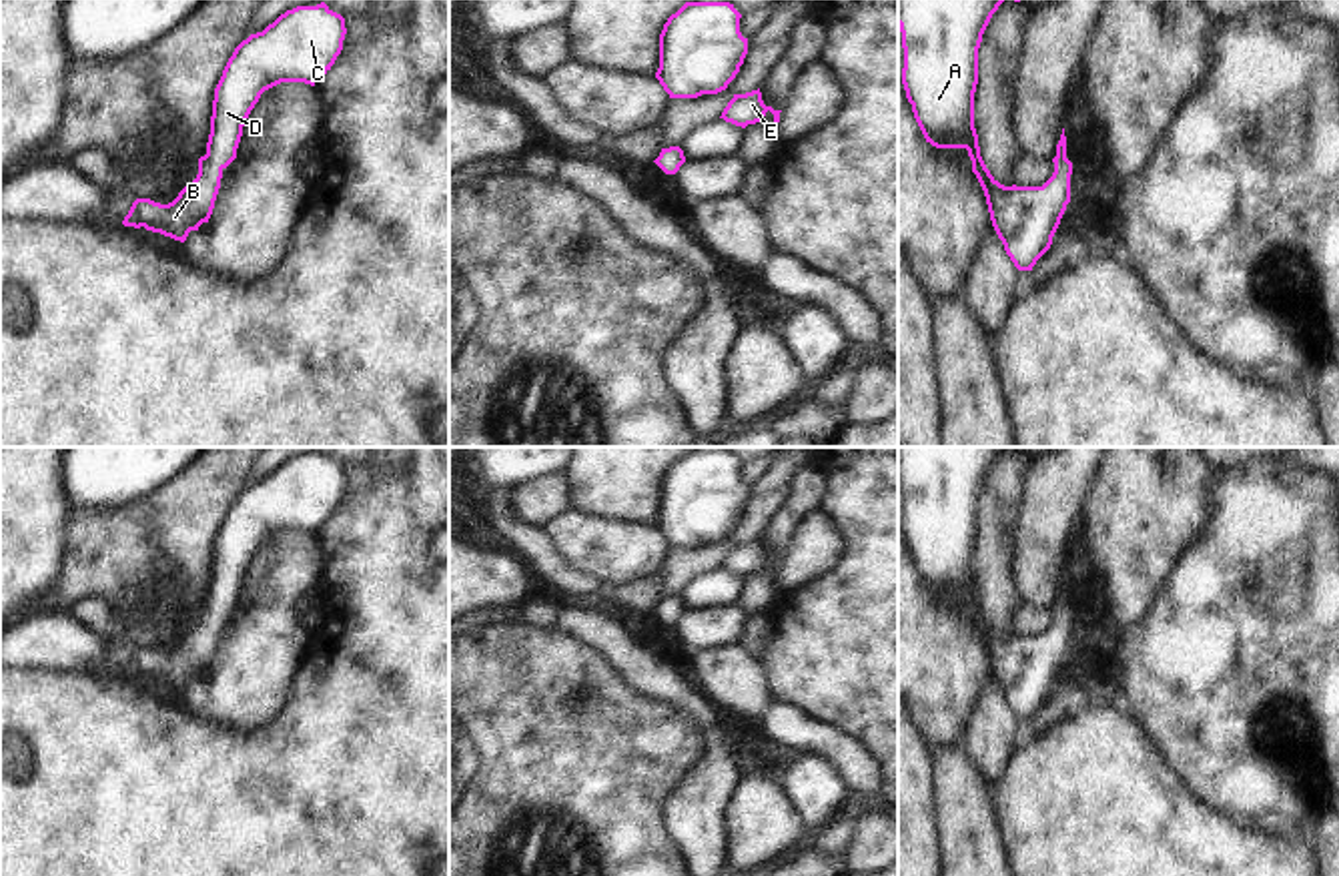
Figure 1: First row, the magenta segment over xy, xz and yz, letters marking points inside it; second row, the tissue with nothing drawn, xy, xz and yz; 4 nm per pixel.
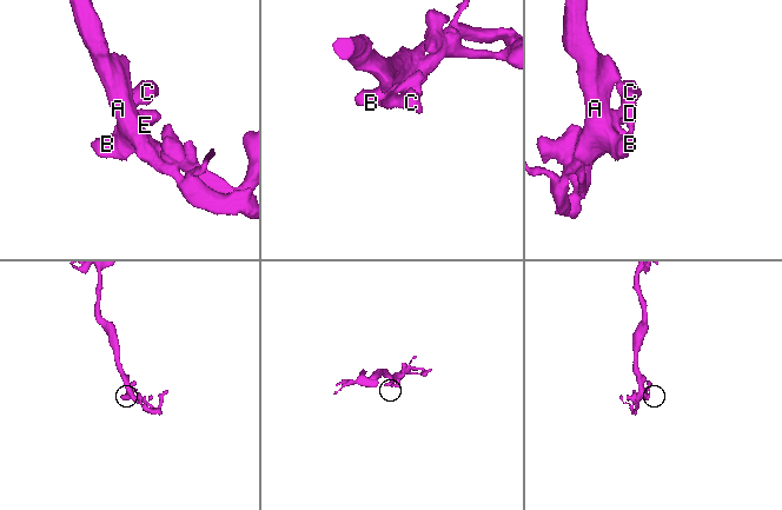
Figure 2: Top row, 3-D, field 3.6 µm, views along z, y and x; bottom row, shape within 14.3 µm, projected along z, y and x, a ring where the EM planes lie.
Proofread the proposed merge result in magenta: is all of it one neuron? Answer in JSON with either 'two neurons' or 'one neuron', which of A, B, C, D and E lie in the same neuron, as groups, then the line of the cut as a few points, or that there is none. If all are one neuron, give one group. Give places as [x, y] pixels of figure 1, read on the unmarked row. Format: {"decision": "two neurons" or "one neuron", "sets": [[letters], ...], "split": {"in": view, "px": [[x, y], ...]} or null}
{"decision": "one neuron", "sets": [["A", "B", "C", "D", "E"]], "split": null}

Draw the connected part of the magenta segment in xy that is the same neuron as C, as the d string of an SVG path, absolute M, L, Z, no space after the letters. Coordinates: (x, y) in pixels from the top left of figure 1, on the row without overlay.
M321 451L287 459L243 489L214 537L210 583L196 627L168 653L136 647L122 674L184 692L190 680L208 672L222 619L237 607L243 575L261 543L281 531L315 535L341 503L345 483L345 467Z

